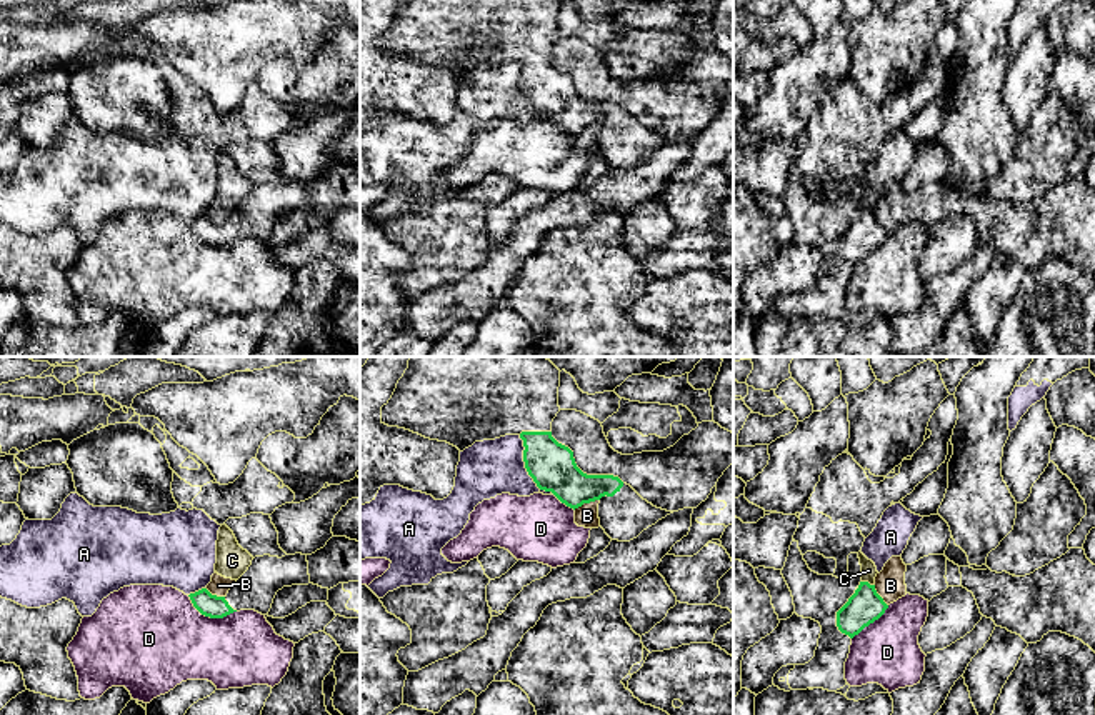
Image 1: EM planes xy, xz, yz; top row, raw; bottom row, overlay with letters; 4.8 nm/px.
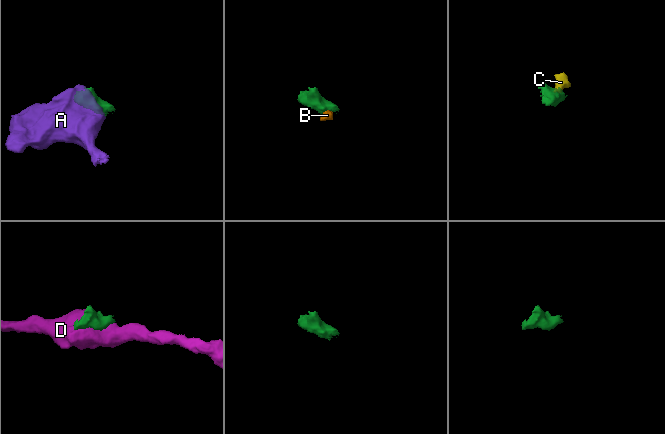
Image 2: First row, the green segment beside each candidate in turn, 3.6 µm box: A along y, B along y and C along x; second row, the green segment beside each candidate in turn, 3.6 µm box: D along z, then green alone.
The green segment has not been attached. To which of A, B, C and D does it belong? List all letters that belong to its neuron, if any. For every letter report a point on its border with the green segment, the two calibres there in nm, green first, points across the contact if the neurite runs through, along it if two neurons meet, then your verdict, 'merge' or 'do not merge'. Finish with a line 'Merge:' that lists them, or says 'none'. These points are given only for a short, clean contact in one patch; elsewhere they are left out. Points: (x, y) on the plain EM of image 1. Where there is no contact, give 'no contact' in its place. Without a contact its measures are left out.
A: xz (525, 94) | 220/280 nm | do not merge
B: xz (585, 129) | 220/110 nm | along xz (599, 125), (574, 135) | do not merge
C: yz (867, 209) | 170/80 nm | along yz (862, 207), (874, 212) | do not merge
D: xy (210, 244) | 110/420 nm | do not merge
Merge: none

